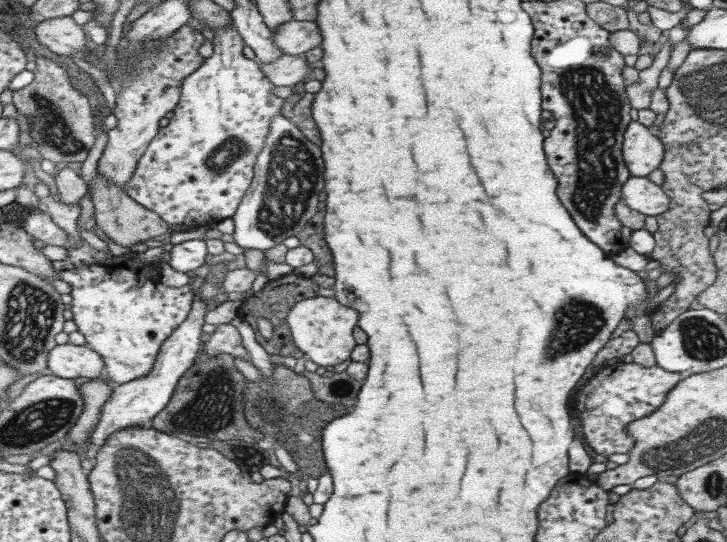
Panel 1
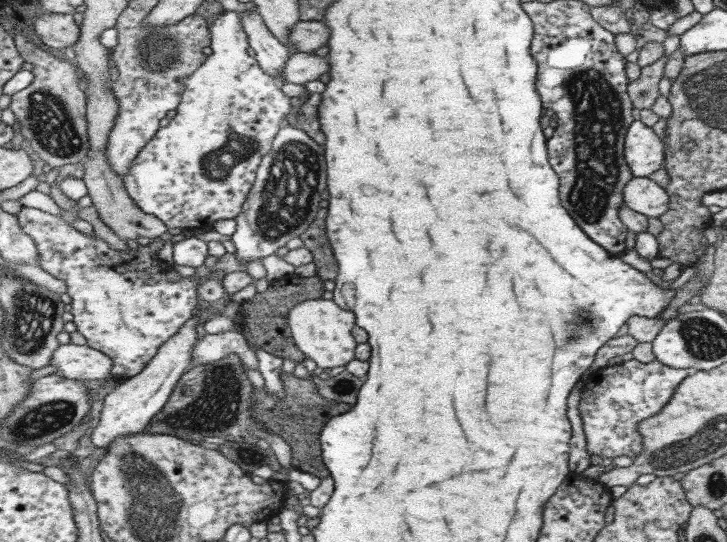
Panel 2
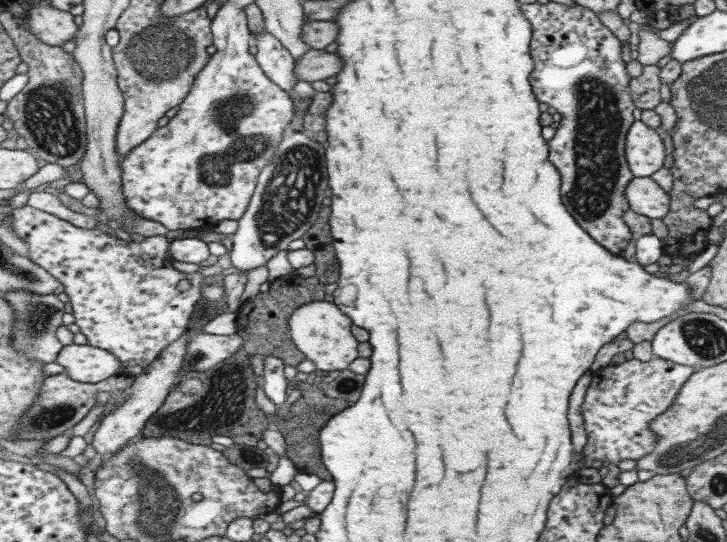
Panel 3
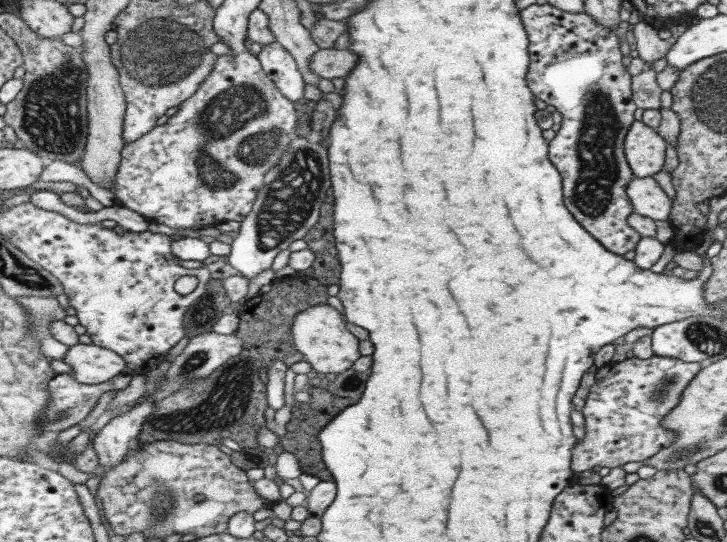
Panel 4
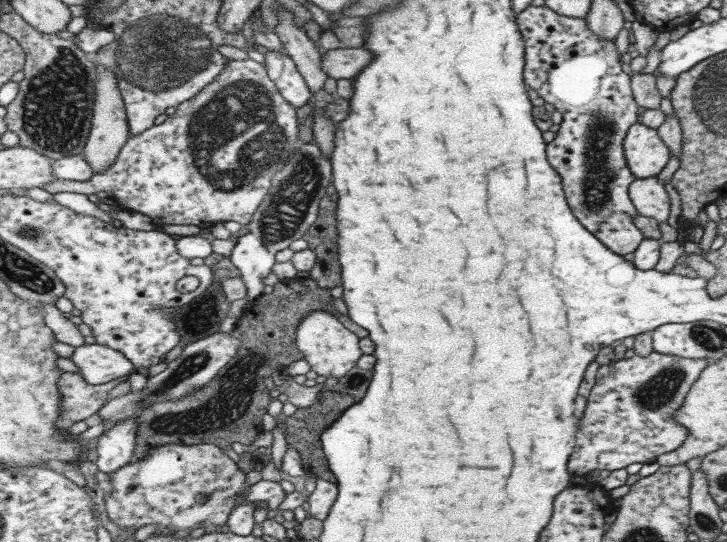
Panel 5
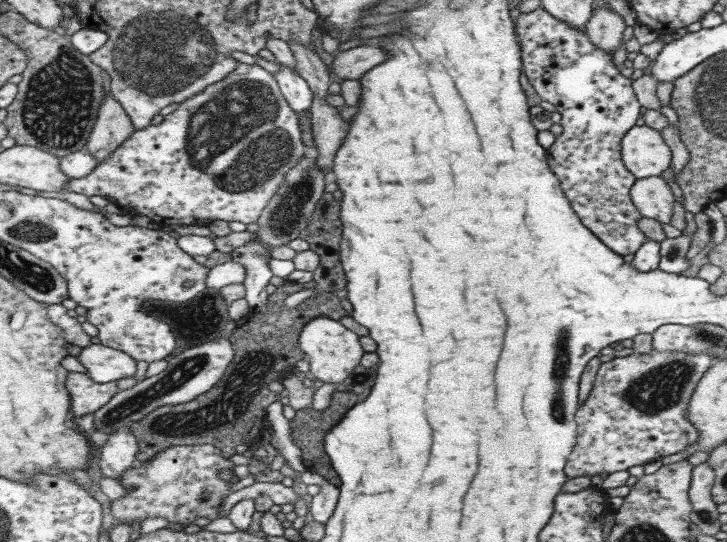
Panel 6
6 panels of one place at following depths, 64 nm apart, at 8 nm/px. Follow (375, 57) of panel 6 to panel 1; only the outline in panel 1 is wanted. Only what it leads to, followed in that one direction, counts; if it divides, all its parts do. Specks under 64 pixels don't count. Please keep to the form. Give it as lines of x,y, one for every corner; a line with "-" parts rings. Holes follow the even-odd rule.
280,55
280,58
272,64
261,64
260,69
274,86
291,86
294,87
313,72
312,64
302,55

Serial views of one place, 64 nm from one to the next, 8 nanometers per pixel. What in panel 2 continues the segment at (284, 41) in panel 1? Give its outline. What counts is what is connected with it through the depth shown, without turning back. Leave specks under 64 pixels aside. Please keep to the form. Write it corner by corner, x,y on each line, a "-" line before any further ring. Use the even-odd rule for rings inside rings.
298,21
291,30
290,43
298,52
312,53
330,40
330,30
323,21

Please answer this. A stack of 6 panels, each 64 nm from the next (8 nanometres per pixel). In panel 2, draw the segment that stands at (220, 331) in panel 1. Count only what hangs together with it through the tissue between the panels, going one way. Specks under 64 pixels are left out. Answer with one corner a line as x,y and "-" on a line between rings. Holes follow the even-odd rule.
236,329
225,330
218,334
201,335
195,345
191,368
215,363
229,354
238,354
244,367
252,370
258,369
255,351
251,348
247,338

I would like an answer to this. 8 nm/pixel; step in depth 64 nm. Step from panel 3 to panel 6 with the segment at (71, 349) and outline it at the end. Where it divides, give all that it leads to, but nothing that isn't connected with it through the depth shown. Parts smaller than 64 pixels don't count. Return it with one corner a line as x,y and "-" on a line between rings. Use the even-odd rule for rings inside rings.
102,343
84,347
77,359
84,366
85,373
98,384
130,378
136,372
136,360

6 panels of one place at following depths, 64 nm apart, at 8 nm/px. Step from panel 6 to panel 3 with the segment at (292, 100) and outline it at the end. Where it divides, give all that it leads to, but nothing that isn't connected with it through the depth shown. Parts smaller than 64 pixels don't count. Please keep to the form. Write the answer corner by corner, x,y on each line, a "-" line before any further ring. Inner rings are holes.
267,31
262,34
252,36
256,44
256,61
261,70
286,94
294,96
291,91
292,86
300,82
300,79
294,75
294,64
296,60
282,44
276,40
276,37

